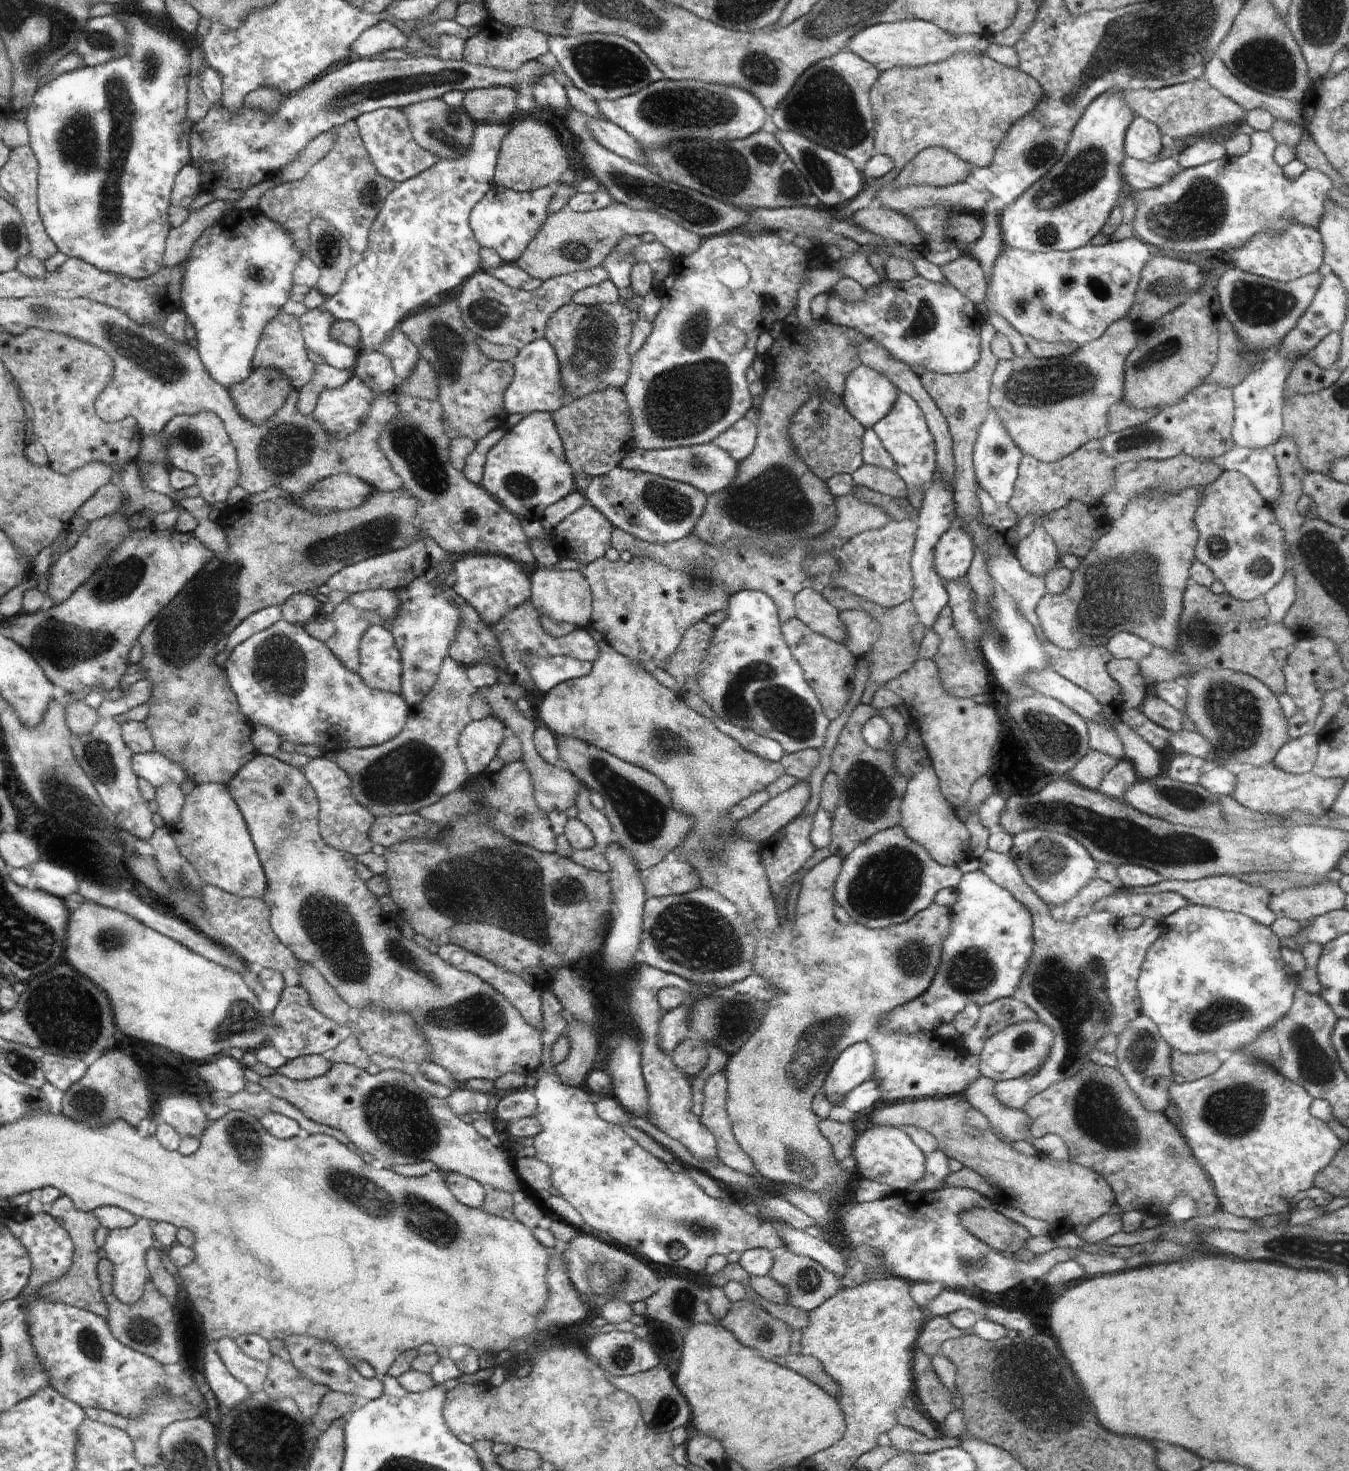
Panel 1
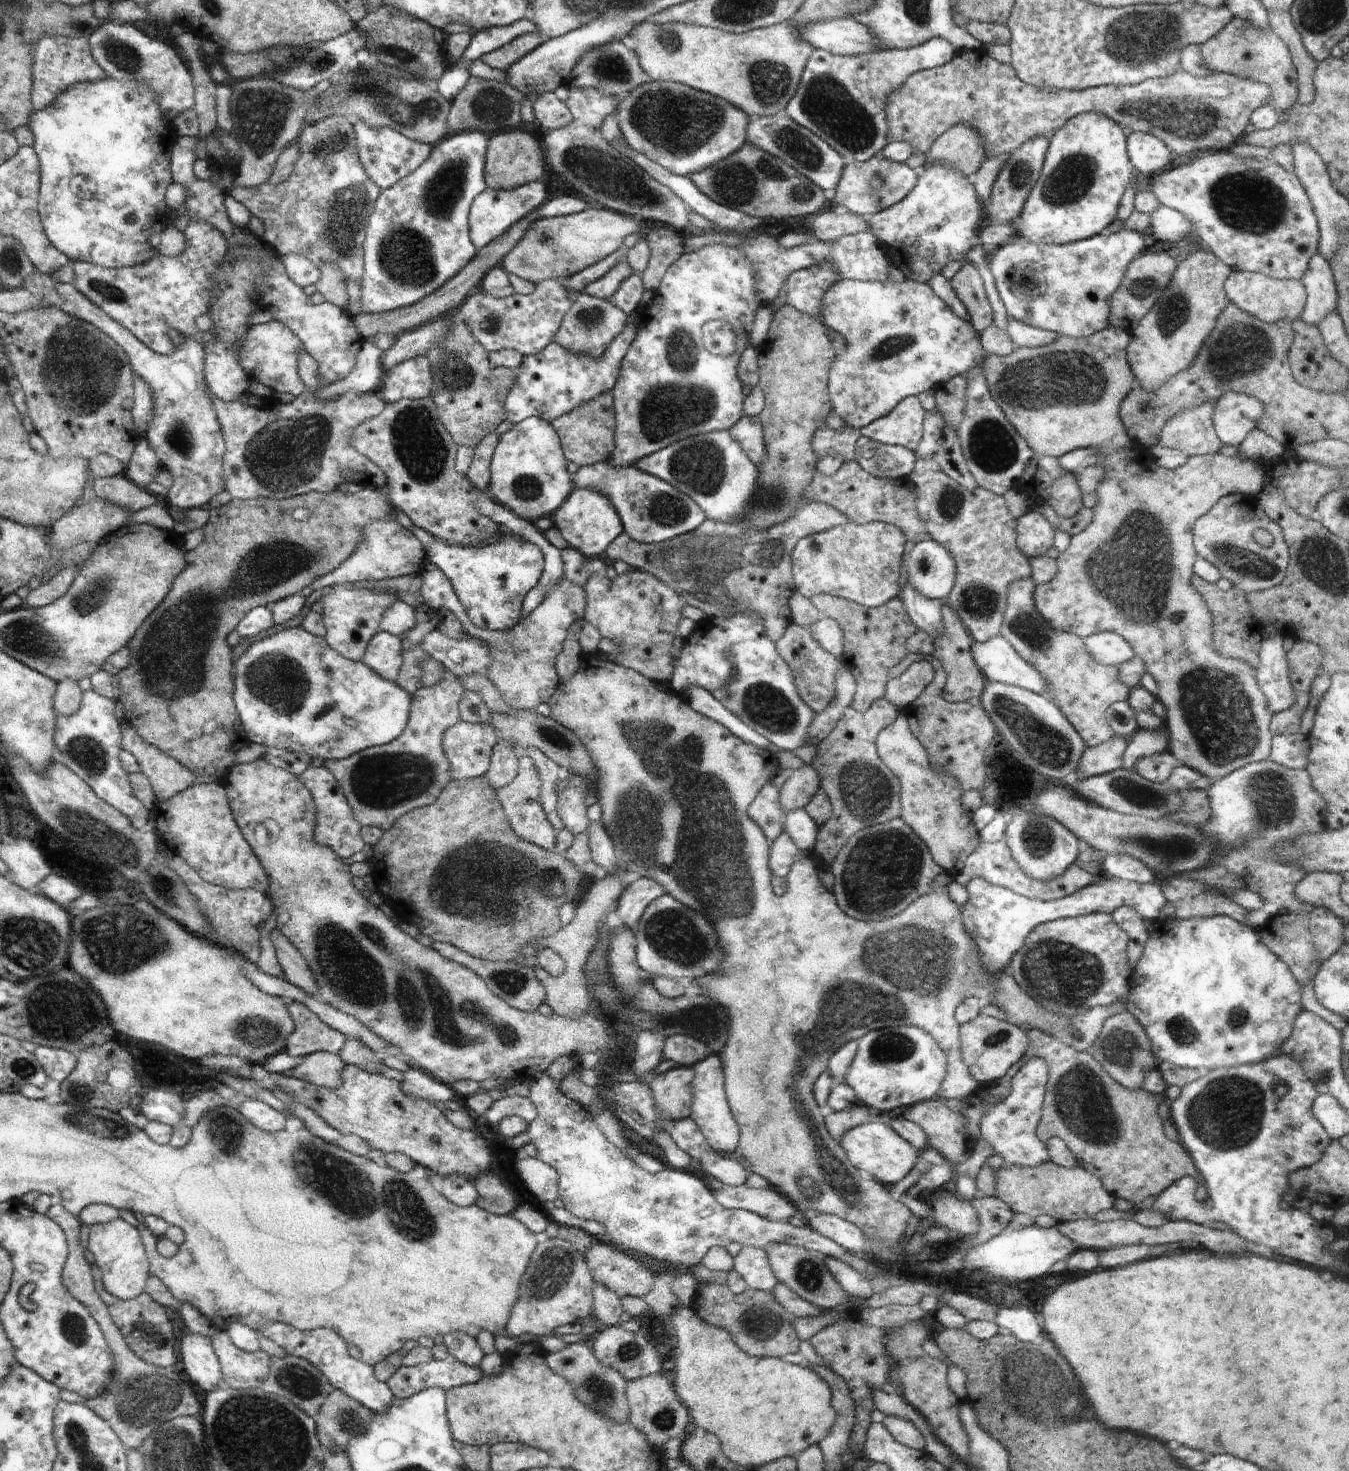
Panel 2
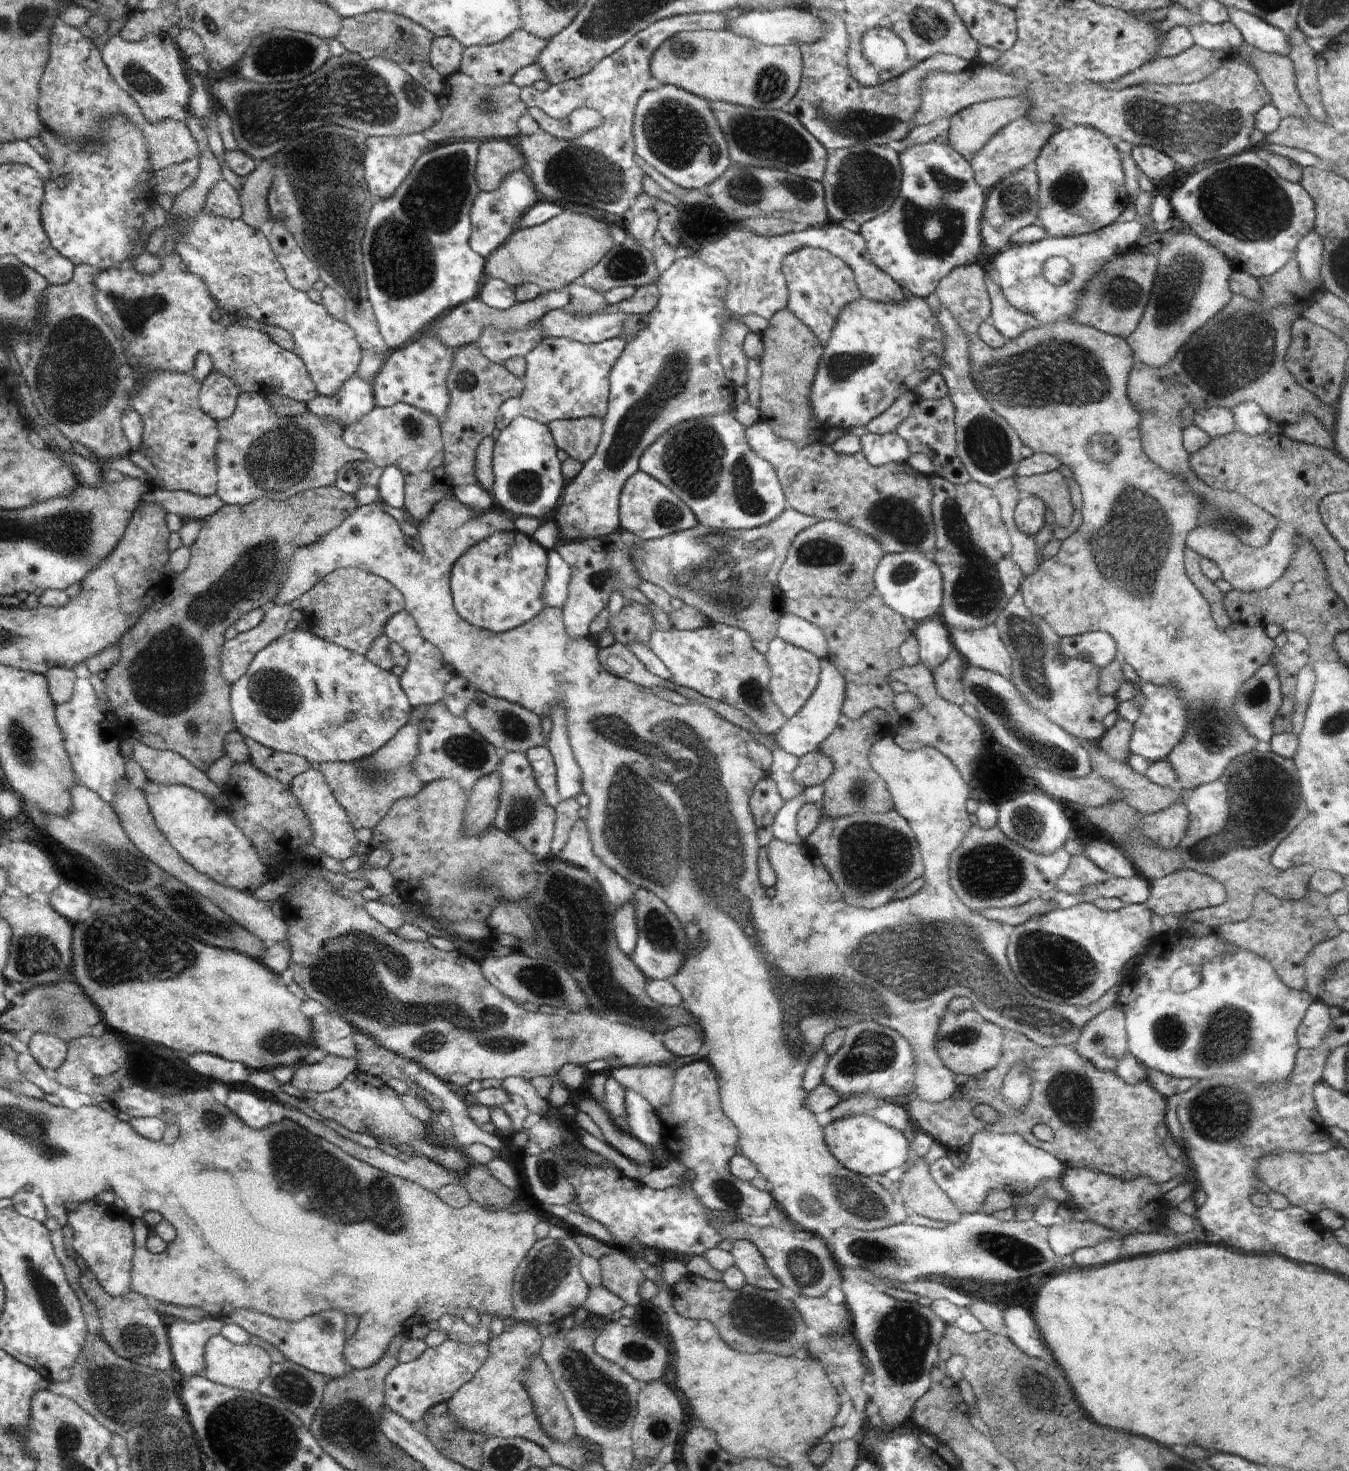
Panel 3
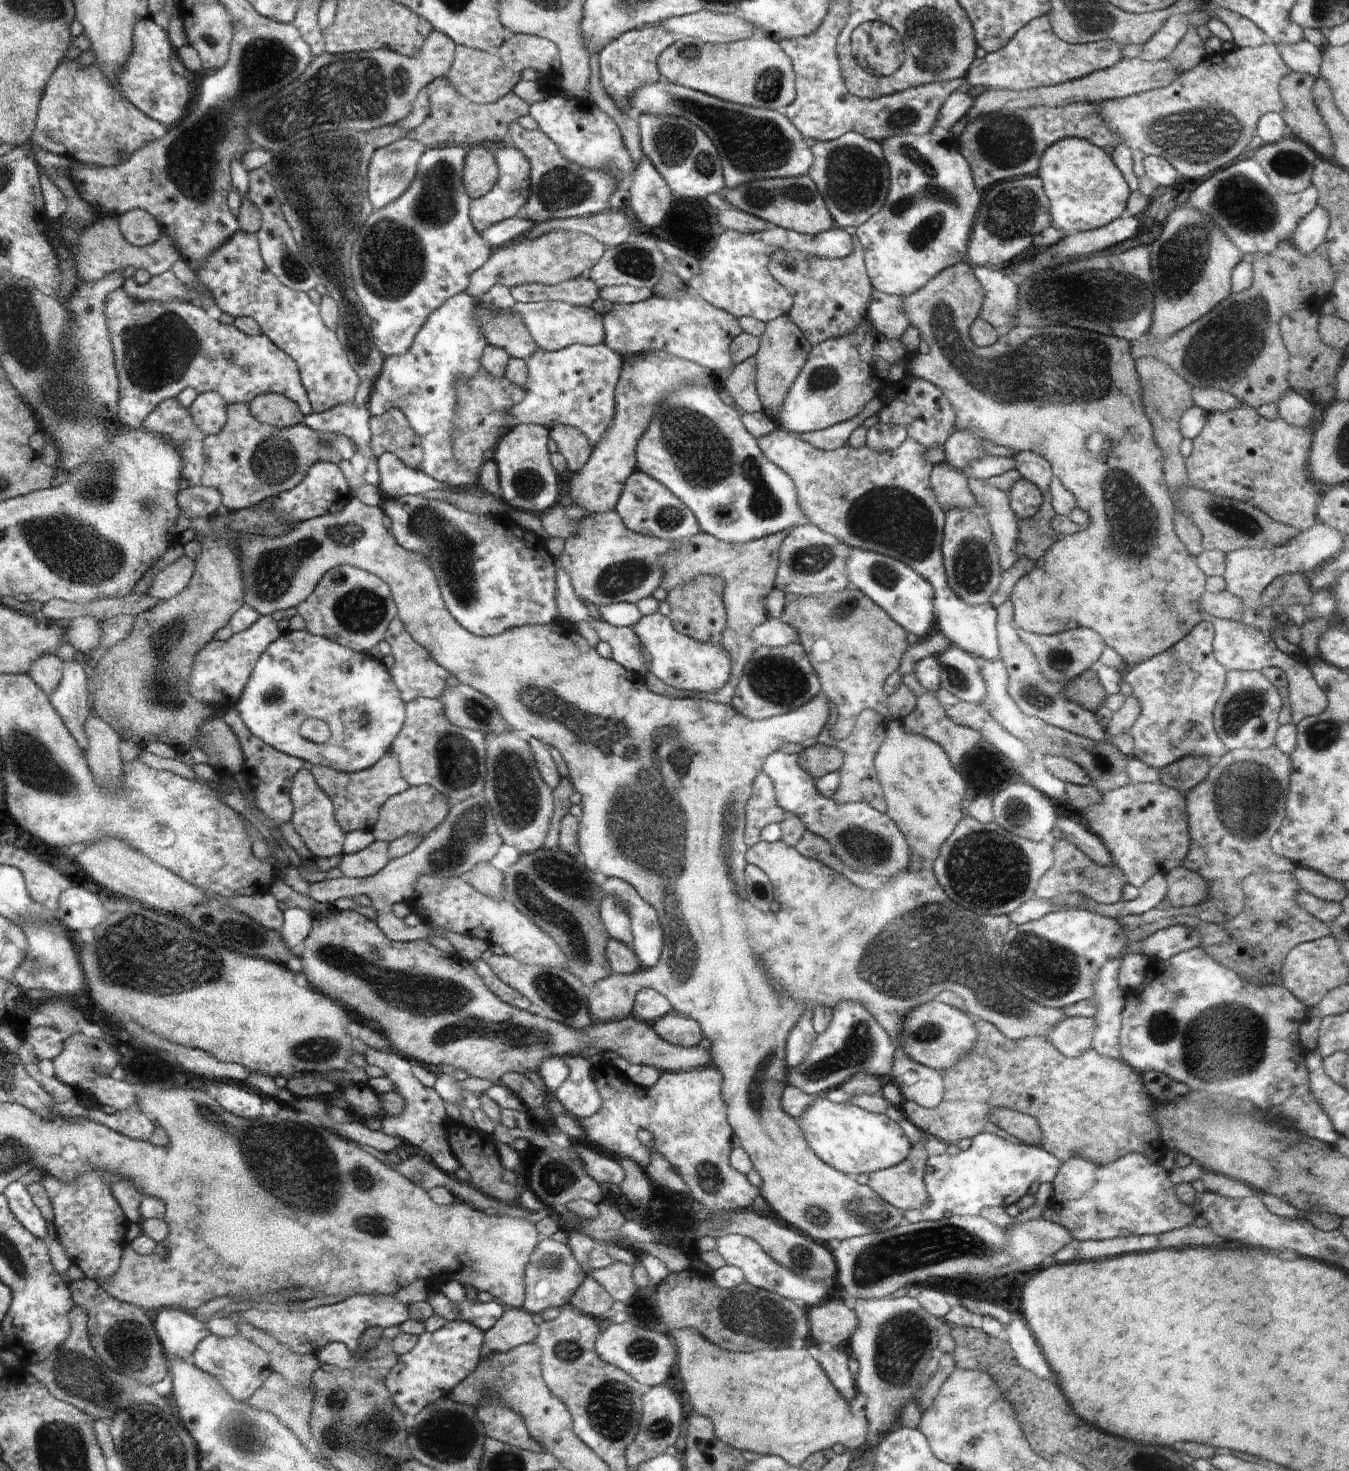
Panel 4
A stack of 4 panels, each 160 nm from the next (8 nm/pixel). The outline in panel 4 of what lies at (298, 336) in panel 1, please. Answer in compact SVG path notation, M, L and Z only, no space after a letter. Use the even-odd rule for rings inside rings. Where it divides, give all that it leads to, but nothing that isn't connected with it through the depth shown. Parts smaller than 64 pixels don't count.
M120 286L111 290L105 300L104 310L105 319L107 320L108 330L111 335L111 342L114 344L115 353L115 366L118 368L119 386L120 386L120 401L118 410L118 426L124 428L126 431L138 429L142 426L147 414L150 414L160 402L167 398L177 397L184 388L194 388L198 395L205 393L206 391L216 391L227 404L232 403L249 403L255 400L255 397L263 395L264 393L282 393L288 398L294 399L300 406L304 416L313 412L313 406L311 405L310 398L307 394L307 389L303 385L302 372L299 370L299 365L285 351L275 343L271 341L266 335L260 333L254 336L250 336L240 332L233 324L225 325L220 323L218 319L213 319L206 313L202 307L196 302L190 302L188 300L175 300L170 302L158 302L158 301L137 301L133 299L126 291L125 288Z

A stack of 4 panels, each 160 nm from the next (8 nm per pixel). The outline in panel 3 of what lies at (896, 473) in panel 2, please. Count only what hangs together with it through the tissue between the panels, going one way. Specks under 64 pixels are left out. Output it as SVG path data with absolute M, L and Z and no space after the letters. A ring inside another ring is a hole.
M896 432L888 434L864 434L860 436L860 453L872 466L884 466L890 462L907 462L910 450L908 444Z

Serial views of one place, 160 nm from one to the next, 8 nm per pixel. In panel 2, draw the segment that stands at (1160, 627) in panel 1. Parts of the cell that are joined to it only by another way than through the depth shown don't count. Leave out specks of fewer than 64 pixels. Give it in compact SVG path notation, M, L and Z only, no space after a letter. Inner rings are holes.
M1110 325L1100 332L1094 333L1091 337L1074 340L1074 338L1064 338L1064 336L1062 336L1062 338L1058 338L1054 344L1044 346L1044 348L1015 347L1014 352L1011 352L1005 357L987 355L983 362L982 370L993 401L1004 411L1010 424L1012 424L1018 431L1018 434L1022 436L1034 452L1040 452L1046 456L1050 454L1050 457L1061 457L1074 449L1086 448L1086 446L1098 447L1101 450L1101 462L1098 463L1098 465L1102 465L1106 470L1105 478L1100 483L1097 490L1097 505L1093 508L1094 517L1092 522L1090 522L1088 527L1083 530L1083 532L1080 532L1080 534L1072 535L1067 550L1063 553L1059 553L1056 559L1057 571L1055 577L1052 578L1049 583L1037 585L1035 588L1034 600L1040 616L1046 620L1048 626L1052 629L1065 633L1074 633L1076 636L1080 636L1080 638L1090 636L1090 634L1098 634L1098 632L1104 632L1104 630L1110 630L1110 632L1112 632L1112 610L1120 610L1120 622L1132 622L1132 626L1156 626L1156 622L1164 622L1164 618L1168 618L1168 622L1164 622L1164 634L1124 634L1124 638L1132 644L1132 648L1136 650L1136 654L1144 660L1148 674L1154 677L1159 684L1159 692L1156 694L1156 698L1164 704L1168 712L1166 718L1164 718L1165 724L1167 725L1166 731L1168 732L1168 750L1170 750L1179 761L1182 761L1184 766L1193 768L1212 780L1217 780L1234 772L1237 768L1246 766L1250 763L1264 761L1269 758L1273 734L1272 730L1268 730L1268 722L1272 722L1272 708L1268 706L1268 702L1264 702L1265 694L1262 694L1262 692L1258 690L1258 684L1256 684L1256 678L1254 678L1252 670L1250 670L1244 662L1240 662L1240 660L1232 660L1232 658L1220 656L1220 654L1214 650L1214 646L1212 646L1212 616L1210 616L1210 611L1206 608L1206 604L1204 604L1203 596L1191 583L1193 564L1197 557L1197 552L1193 545L1193 528L1196 520L1205 512L1208 512L1208 510L1220 500L1220 496L1226 496L1226 494L1230 493L1258 494L1258 492L1264 488L1264 478L1266 478L1266 476L1264 476L1264 468L1262 468L1262 466L1256 466L1256 462L1240 462L1240 459L1236 457L1227 457L1220 453L1191 456L1190 460L1187 460L1183 467L1177 467L1174 470L1158 466L1158 464L1154 462L1154 458L1150 458L1150 454L1148 454L1148 456L1142 454L1142 446L1138 442L1130 440L1123 424L1119 420L1120 405L1126 398L1126 394L1128 394L1136 384L1135 374L1131 369L1127 357L1127 346L1130 344L1130 337L1130 334L1125 330ZM1132 534L1140 534L1140 550L1124 550L1124 546L1132 546ZM1112 594L1126 594L1126 596L1132 596L1132 598L1128 598L1128 604L1130 604L1130 600L1134 600L1134 602L1132 602L1132 612L1126 610L1126 606L1122 606L1122 602L1118 604L1116 598L1112 598Z

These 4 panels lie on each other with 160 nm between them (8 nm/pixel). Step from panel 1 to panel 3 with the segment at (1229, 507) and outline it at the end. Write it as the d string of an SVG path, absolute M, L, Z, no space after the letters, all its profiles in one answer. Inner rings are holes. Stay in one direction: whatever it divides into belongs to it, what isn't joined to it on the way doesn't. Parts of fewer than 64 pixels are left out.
M1282 522L1278 523L1276 530L1272 532L1272 538L1266 546L1262 548L1248 548L1244 544L1240 544L1234 534L1230 534L1226 528L1222 526L1214 526L1214 524L1202 524L1200 523L1196 528L1193 528L1188 535L1186 546L1192 548L1201 557L1212 560L1222 572L1224 580L1232 586L1232 588L1238 588L1238 590L1246 590L1246 592L1252 592L1252 590L1260 590L1260 588L1266 588L1270 586L1274 580L1278 580L1282 574L1284 574L1284 566L1288 566L1292 554L1296 552L1296 546L1292 546L1295 534L1291 528L1282 530Z

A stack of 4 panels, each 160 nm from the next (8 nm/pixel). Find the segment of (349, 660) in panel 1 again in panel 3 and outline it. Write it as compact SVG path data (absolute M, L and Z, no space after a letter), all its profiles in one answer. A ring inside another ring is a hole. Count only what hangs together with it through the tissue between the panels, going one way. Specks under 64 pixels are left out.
M352 566L341 567L328 574L312 586L295 606L302 612L311 634L364 656L372 642L384 634L384 624L394 614L405 610L402 594L388 580Z

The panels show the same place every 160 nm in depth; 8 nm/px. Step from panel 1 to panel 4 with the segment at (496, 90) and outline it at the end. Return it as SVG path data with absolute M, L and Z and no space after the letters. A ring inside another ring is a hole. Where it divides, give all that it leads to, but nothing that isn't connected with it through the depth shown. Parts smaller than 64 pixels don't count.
M438 77L430 82L428 94L431 98L429 118L406 136L424 143L428 148L445 145L482 145L482 142L502 142L508 139L508 127L520 116L529 114L529 104L510 92L498 101L480 104L457 93L457 88L446 78Z

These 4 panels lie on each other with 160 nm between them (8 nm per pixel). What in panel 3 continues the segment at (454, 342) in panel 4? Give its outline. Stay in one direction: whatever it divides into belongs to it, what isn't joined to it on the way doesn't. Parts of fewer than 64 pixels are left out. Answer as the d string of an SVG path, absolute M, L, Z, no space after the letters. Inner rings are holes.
M431 329L426 330L424 334L420 334L416 342L387 356L371 384L374 406L390 407L397 403L406 403L432 414L442 423L450 404L448 374L452 368L452 360L454 360L454 348L444 346L444 342L440 342L436 334L432 334Z

